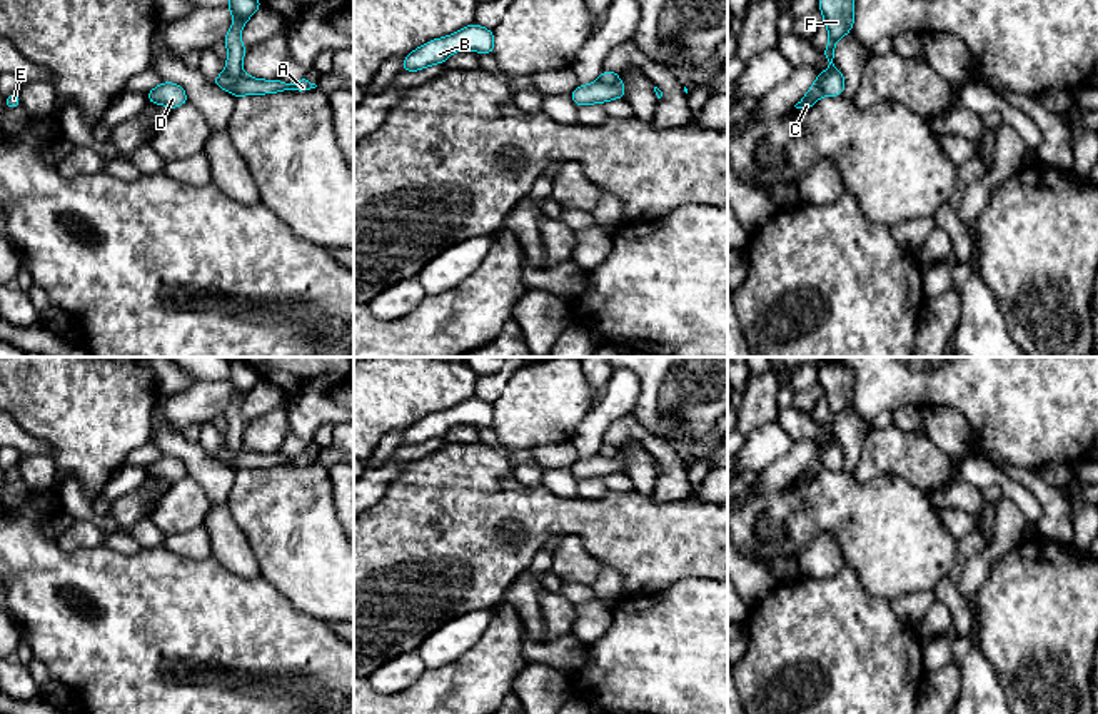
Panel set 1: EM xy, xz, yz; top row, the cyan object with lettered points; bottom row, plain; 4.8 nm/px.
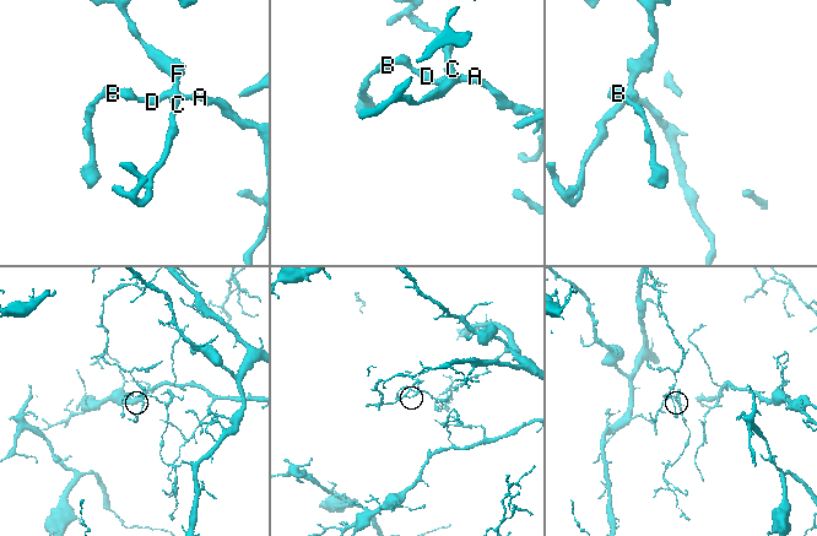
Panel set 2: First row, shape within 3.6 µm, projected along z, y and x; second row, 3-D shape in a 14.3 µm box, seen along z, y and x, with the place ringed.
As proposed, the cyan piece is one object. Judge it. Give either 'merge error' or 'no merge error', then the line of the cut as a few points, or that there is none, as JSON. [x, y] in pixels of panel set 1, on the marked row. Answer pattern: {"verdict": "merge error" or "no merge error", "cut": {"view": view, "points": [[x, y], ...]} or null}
{"verdict": "merge error", "cut": {"view": "yz", "points": [[828, 72], [821, 84], [821, 94]]}}

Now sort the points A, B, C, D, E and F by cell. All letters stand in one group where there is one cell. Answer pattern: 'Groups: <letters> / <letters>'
Groups: A B D E / C F

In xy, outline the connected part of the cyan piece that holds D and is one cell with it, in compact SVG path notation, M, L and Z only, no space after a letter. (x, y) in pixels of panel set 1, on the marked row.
M162 82L157 88L149 90L147 93L149 103L160 103L169 108L177 108L189 102L187 92L172 82Z

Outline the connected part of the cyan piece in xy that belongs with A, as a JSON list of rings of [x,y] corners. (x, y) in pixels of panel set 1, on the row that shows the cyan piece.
[[[227,70],[222,72],[219,77],[215,77],[214,80],[210,80],[210,83],[227,90],[235,98],[242,95],[264,95],[264,93],[275,93],[275,92],[285,92],[285,90],[307,92],[317,87],[315,83],[310,83],[305,78],[295,83],[285,83],[285,82],[280,82],[279,78],[260,80],[260,78],[249,77],[245,73],[242,73],[239,78],[232,78],[227,73]]]

